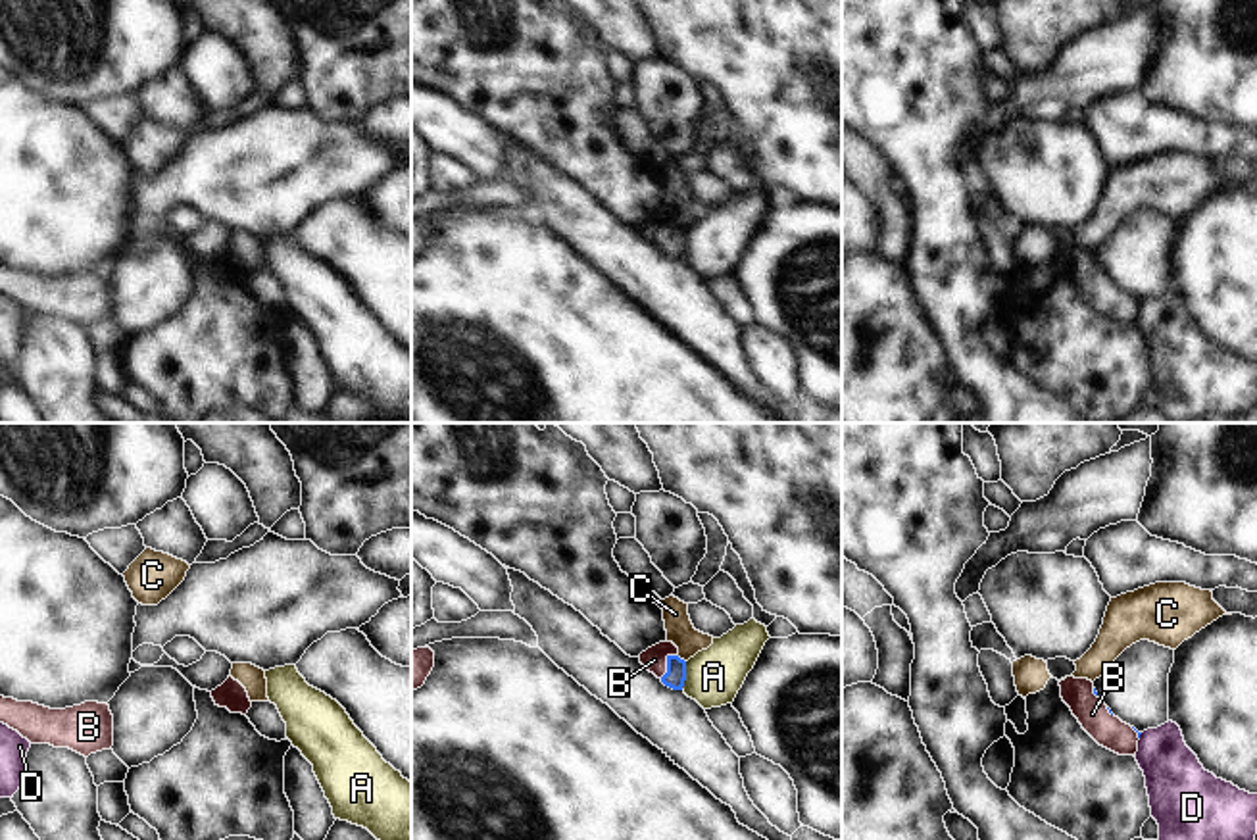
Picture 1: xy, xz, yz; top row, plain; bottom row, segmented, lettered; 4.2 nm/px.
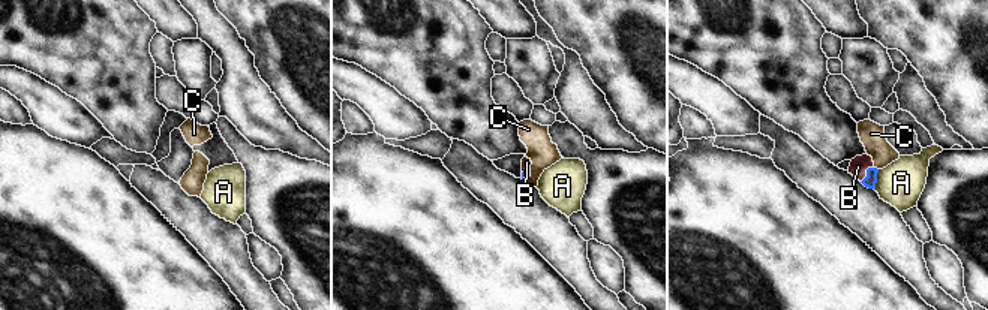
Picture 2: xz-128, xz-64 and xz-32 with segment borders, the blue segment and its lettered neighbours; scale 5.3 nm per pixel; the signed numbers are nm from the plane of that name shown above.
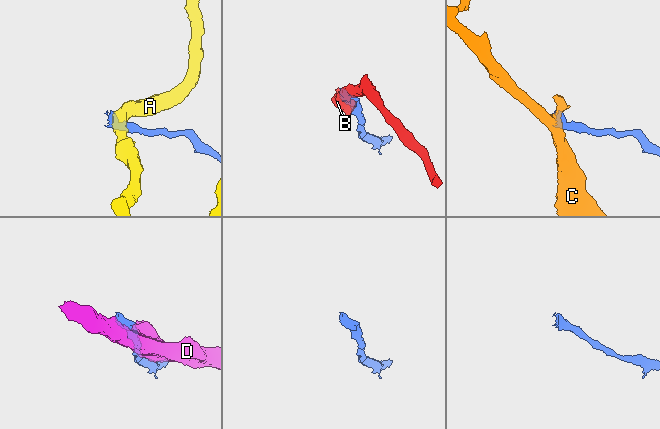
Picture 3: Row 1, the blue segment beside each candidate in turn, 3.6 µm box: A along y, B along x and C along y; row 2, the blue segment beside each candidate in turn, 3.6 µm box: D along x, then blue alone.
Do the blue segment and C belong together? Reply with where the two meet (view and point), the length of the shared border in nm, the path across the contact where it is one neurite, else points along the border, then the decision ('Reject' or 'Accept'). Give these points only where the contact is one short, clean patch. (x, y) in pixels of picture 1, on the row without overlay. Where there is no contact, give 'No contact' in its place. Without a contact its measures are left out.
Touches blue at xz (679, 227). Shared border 50 nm. Boundary: xz (677, 225), (685, 231). Reject.

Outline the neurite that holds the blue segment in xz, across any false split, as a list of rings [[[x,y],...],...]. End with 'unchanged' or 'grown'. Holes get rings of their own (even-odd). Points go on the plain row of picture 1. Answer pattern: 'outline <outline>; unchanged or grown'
outline [[[659,211],[640,223],[640,233],[653,242],[665,256],[682,259],[686,250],[686,231],[678,227],[673,211]]]; grown

